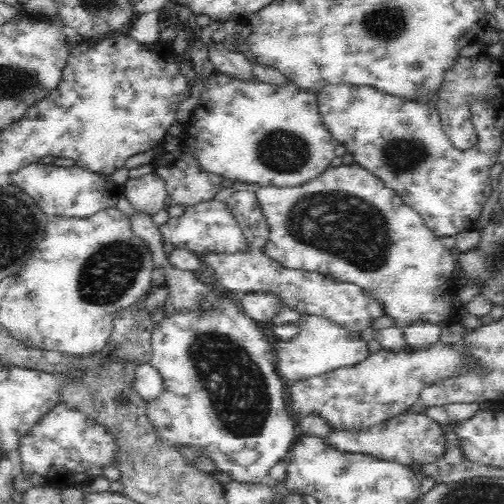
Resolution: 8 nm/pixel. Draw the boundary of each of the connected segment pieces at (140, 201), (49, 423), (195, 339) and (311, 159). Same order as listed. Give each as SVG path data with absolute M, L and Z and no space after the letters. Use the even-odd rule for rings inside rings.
M154 172L137 179L129 179L123 185L123 193L134 210L148 213L151 217L169 205L166 182Z
M62 402L40 420L20 442L23 471L43 475L48 484L61 490L72 485L81 488L92 482L100 476L104 464L108 464L108 461L115 462L115 452L114 439L99 424L86 418L78 410L66 408Z
M221 289L218 290L220 295L220 304L216 306L216 310L210 312L190 312L190 314L178 314L175 312L169 319L162 320L159 325L153 328L151 335L152 356L149 364L156 369L160 379L162 379L162 388L160 394L152 400L146 401L146 420L150 423L151 430L156 433L158 440L168 446L182 446L182 448L194 448L196 452L200 452L202 458L210 460L216 467L216 472L225 473L232 480L244 483L258 483L268 479L268 472L274 464L287 458L289 450L296 441L296 416L293 414L289 400L289 382L284 380L277 372L277 353L273 345L268 343L268 338L260 332L257 323L242 314L237 307L234 298L228 300L223 296Z
M217 70L212 72L208 82L209 84L205 86L201 94L199 105L196 107L194 114L194 120L198 121L198 124L196 124L196 126L190 126L190 123L187 123L184 126L184 136L181 143L185 151L196 161L200 170L220 176L222 179L228 178L228 180L232 180L233 183L246 182L249 187L298 188L298 186L304 186L306 182L318 178L325 170L331 167L330 163L335 157L334 147L337 143L330 135L330 132L326 130L322 122L320 113L318 112L316 94L310 94L309 92L299 90L299 88L292 83L289 83L286 88L282 88L260 82L257 79L255 79L254 82L242 82L241 80L236 80L232 76L222 74Z

